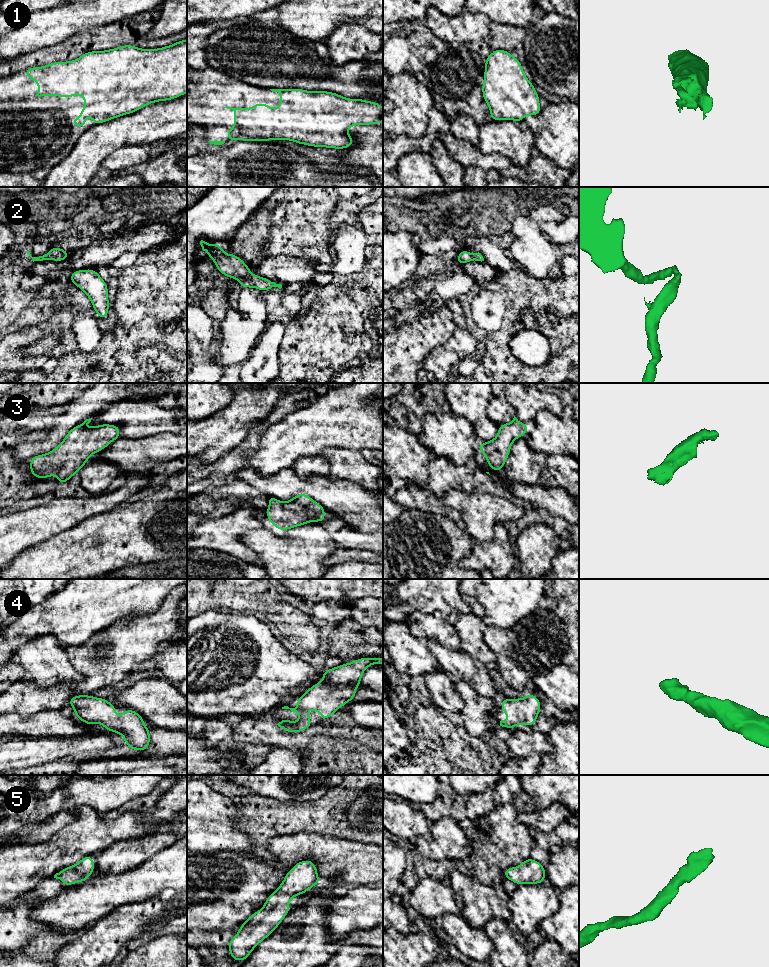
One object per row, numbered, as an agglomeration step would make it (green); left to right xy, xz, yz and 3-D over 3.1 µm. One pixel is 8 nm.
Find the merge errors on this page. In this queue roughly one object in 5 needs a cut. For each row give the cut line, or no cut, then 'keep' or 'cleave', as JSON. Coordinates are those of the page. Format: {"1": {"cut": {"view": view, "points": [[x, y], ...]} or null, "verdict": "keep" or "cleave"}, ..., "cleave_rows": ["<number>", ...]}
{"1": {"cut": null, "verdict": "keep"}, "2": {"cut": null, "verdict": "keep"}, "3": {"cut": null, "verdict": "keep"}, "4": {"cut": null, "verdict": "keep"}, "5": {"cut": null, "verdict": "keep"}, "cleave_rows": []}

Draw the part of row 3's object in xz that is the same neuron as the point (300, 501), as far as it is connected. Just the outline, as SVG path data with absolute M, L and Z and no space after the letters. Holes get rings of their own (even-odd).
M304 493L291 500L280 502L268 496L269 508L265 511L269 522L278 530L288 530L313 521L325 521L325 508Z

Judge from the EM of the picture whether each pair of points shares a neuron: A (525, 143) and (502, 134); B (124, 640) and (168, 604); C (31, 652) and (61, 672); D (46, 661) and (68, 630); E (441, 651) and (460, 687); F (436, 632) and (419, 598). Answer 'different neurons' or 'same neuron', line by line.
A: same neuron
B: same neuron
C: same neuron
D: different neurons
E: different neurons
F: different neurons

